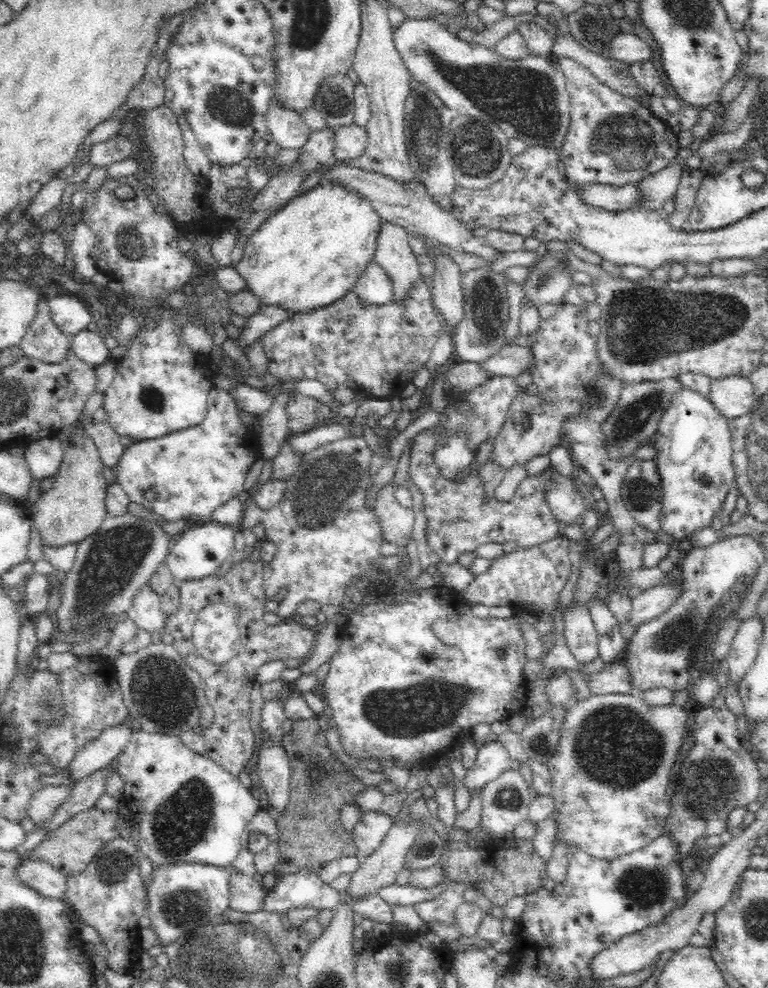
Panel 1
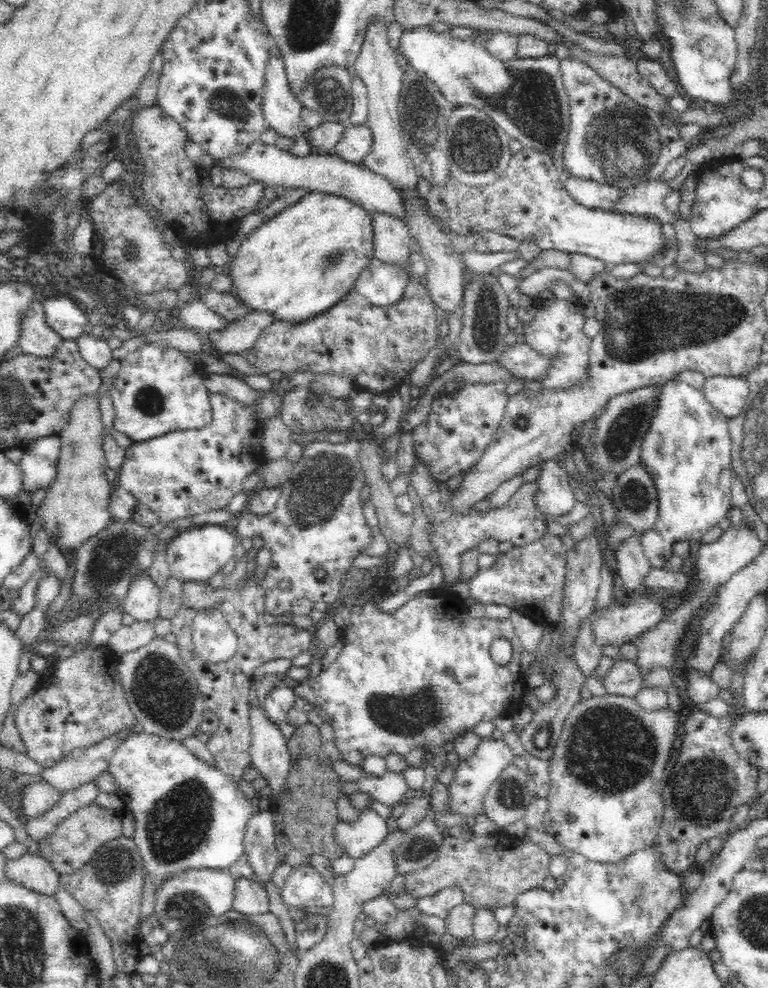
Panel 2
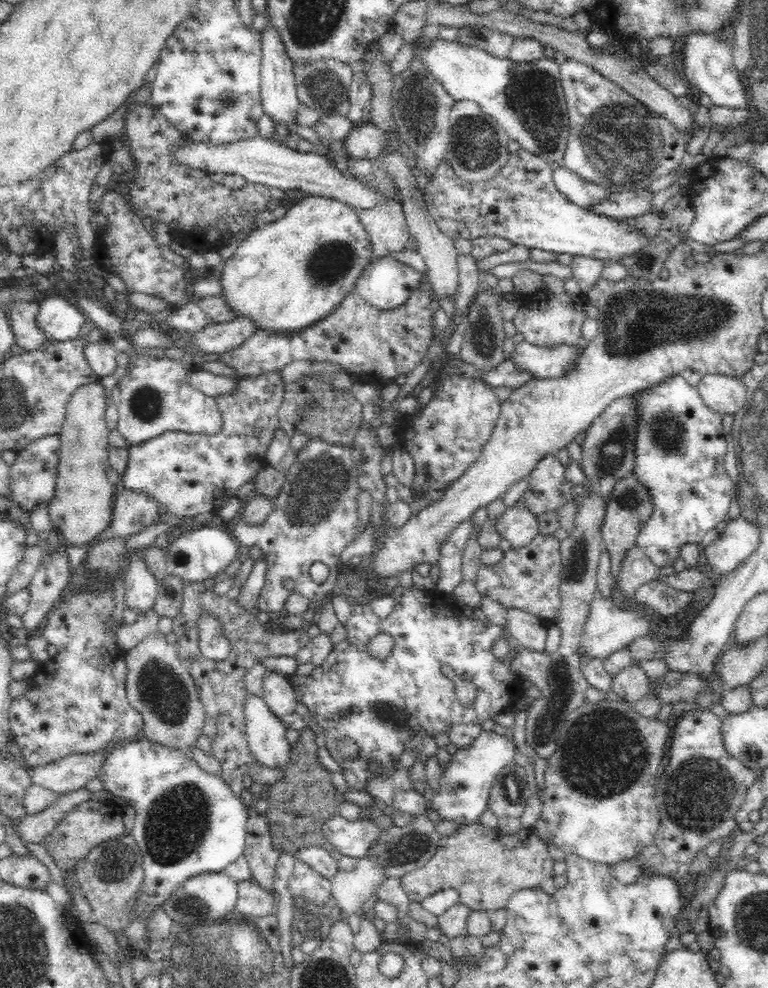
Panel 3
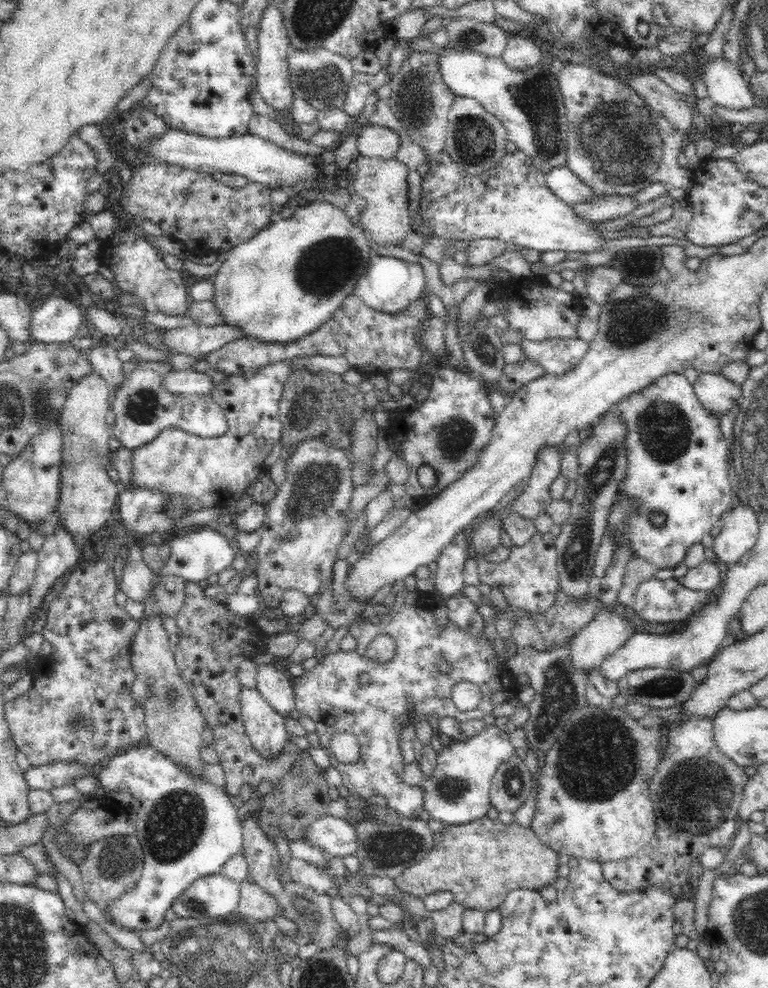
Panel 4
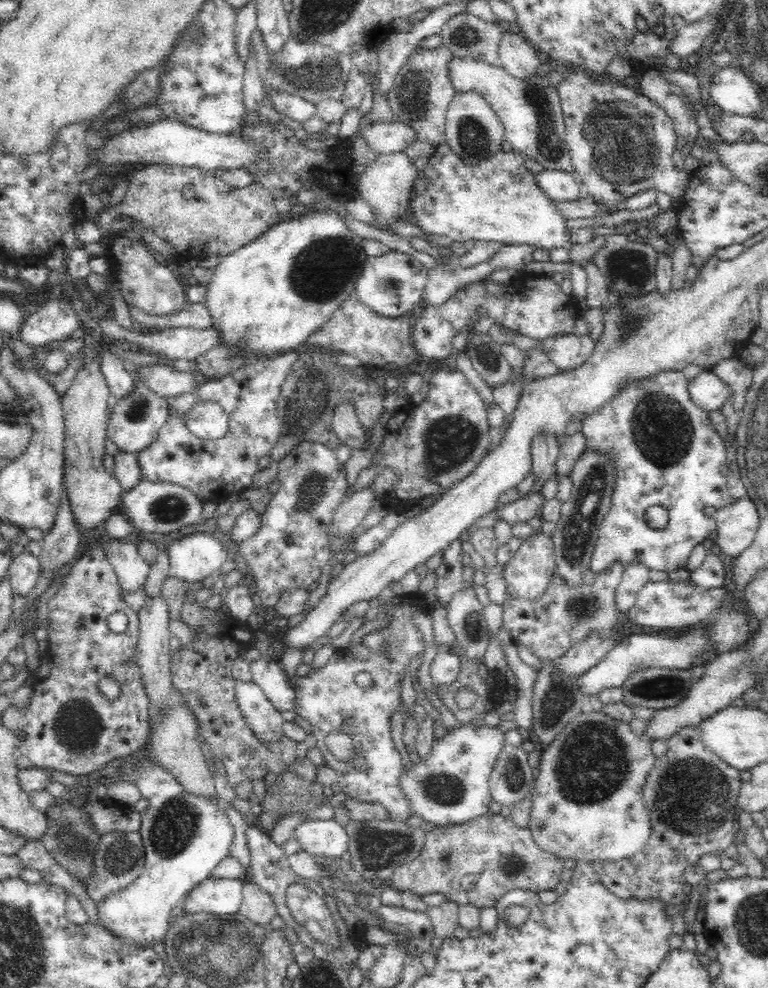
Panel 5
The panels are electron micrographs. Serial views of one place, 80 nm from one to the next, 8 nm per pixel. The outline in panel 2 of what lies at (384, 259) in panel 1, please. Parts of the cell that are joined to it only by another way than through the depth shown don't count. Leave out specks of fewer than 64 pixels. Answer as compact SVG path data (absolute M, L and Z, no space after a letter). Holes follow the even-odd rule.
M371 213L374 259L394 265L415 279L409 256L411 232L404 221L386 213Z

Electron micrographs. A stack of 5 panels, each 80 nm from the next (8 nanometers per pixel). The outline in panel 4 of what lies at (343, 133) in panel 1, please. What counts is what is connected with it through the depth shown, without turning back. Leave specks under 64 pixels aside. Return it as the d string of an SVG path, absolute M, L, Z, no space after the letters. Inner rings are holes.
M366 124L357 135L358 154L372 158L395 158L400 146L400 138L396 131L374 124Z

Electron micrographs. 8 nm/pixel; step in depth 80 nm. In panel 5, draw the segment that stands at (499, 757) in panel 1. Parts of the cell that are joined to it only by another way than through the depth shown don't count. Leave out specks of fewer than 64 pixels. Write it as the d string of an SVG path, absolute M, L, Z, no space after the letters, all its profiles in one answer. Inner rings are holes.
M472 722L462 725L454 731L447 731L439 739L433 741L432 752L424 759L413 757L412 769L402 773L400 788L409 800L412 813L422 817L426 822L436 827L446 827L468 822L488 814L488 804L491 801L489 780L497 758L505 747L505 733L498 726L486 724L472 725Z

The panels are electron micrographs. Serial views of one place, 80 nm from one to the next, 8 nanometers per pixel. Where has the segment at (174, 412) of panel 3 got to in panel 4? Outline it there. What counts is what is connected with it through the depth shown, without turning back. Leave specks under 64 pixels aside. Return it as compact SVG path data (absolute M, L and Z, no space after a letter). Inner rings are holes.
M137 361L138 366L126 374L125 380L112 392L110 401L116 414L116 424L110 428L111 434L120 441L121 446L131 450L140 448L167 428L182 429L202 438L214 438L226 432L226 416L215 398L204 394L170 392L164 380L170 376L170 372L174 372L171 365L166 362Z

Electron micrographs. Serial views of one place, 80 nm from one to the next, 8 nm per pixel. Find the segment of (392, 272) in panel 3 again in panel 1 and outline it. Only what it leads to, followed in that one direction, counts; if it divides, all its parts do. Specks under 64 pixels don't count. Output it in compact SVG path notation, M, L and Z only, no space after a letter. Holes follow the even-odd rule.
M373 260L367 264L364 271L357 278L352 290L362 300L370 304L390 303L392 298L392 281L386 275L386 271Z

